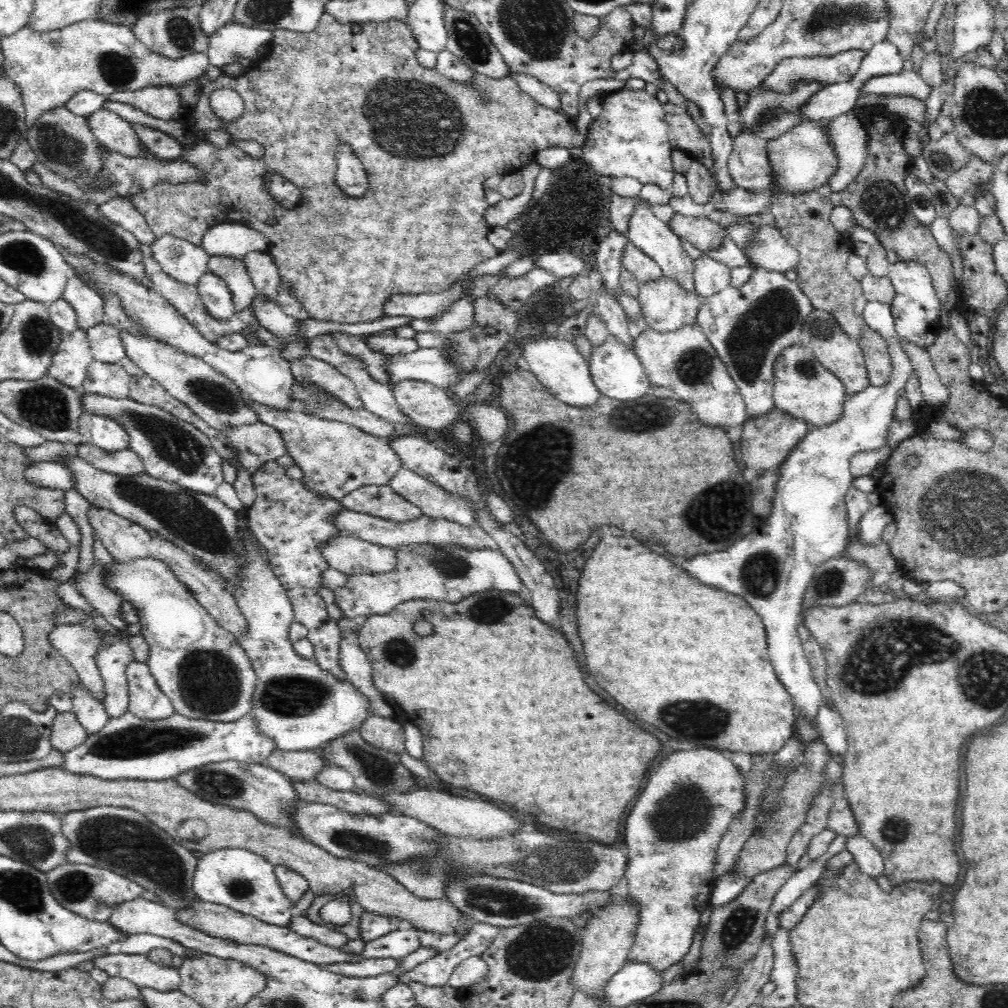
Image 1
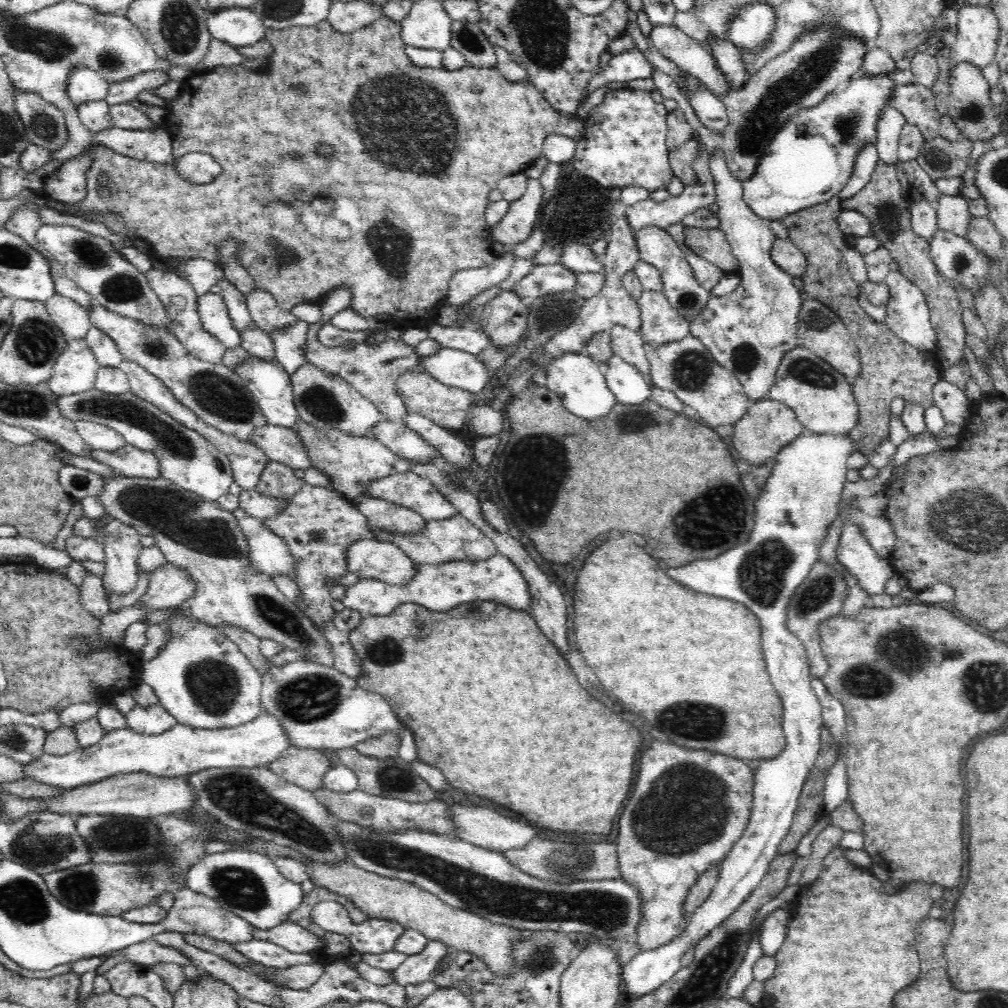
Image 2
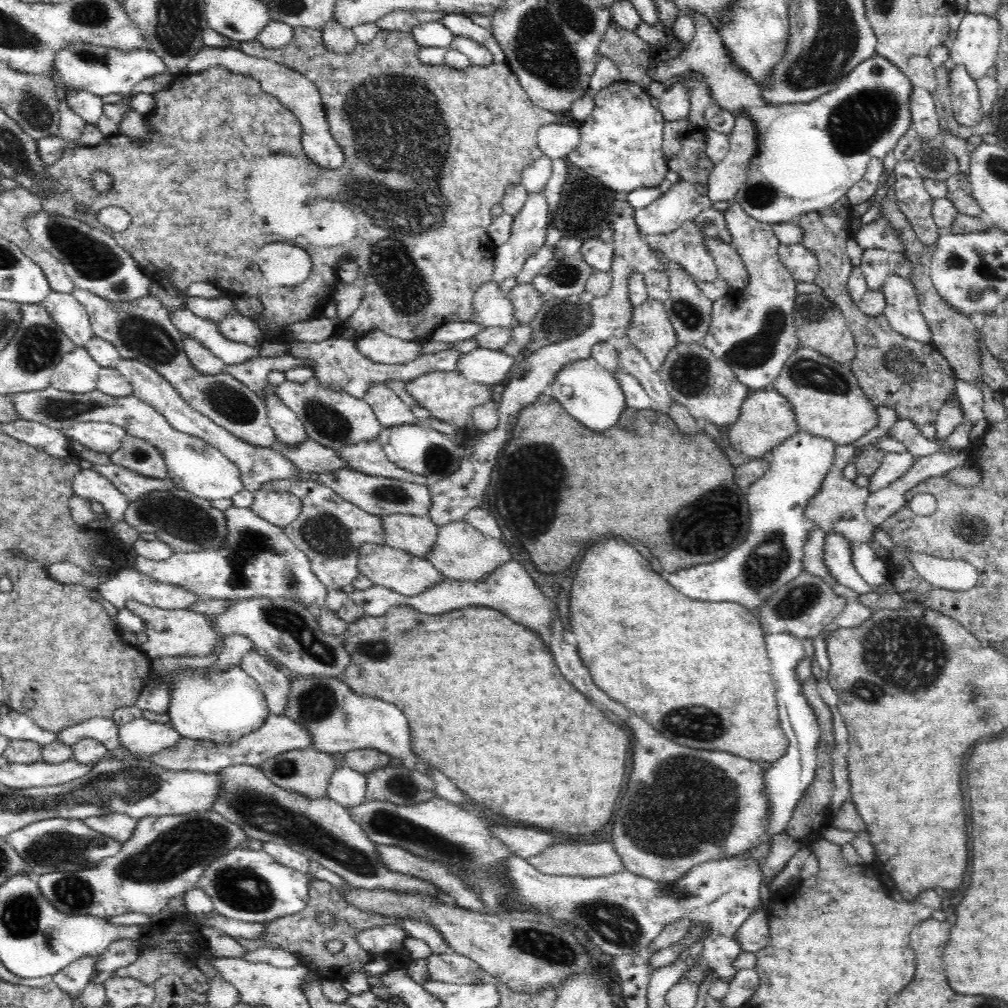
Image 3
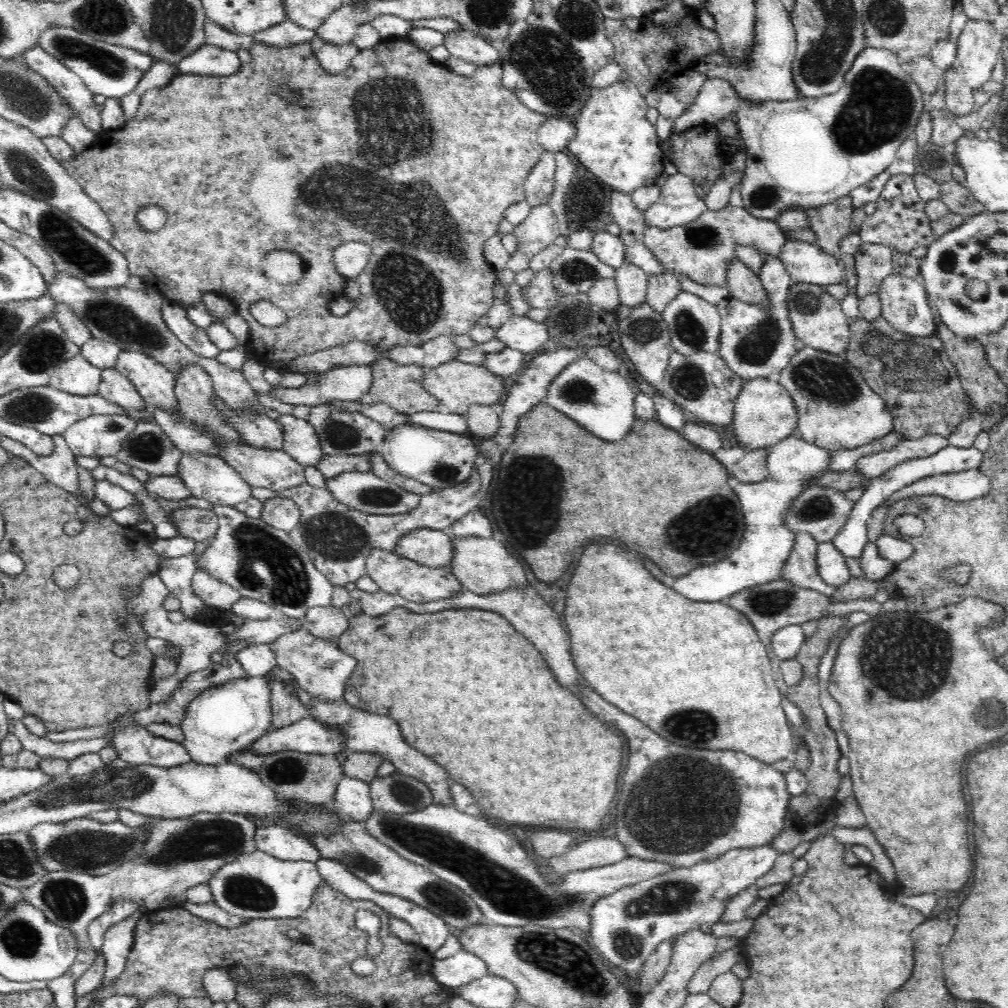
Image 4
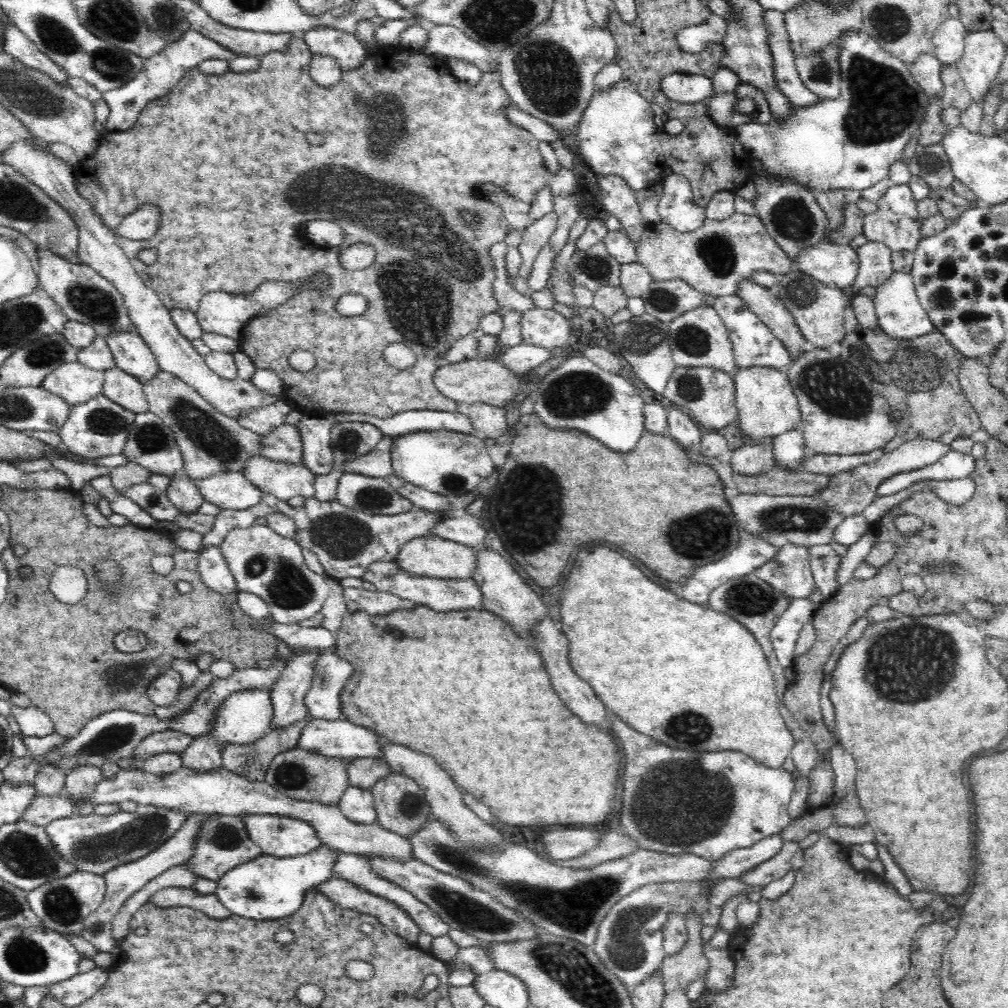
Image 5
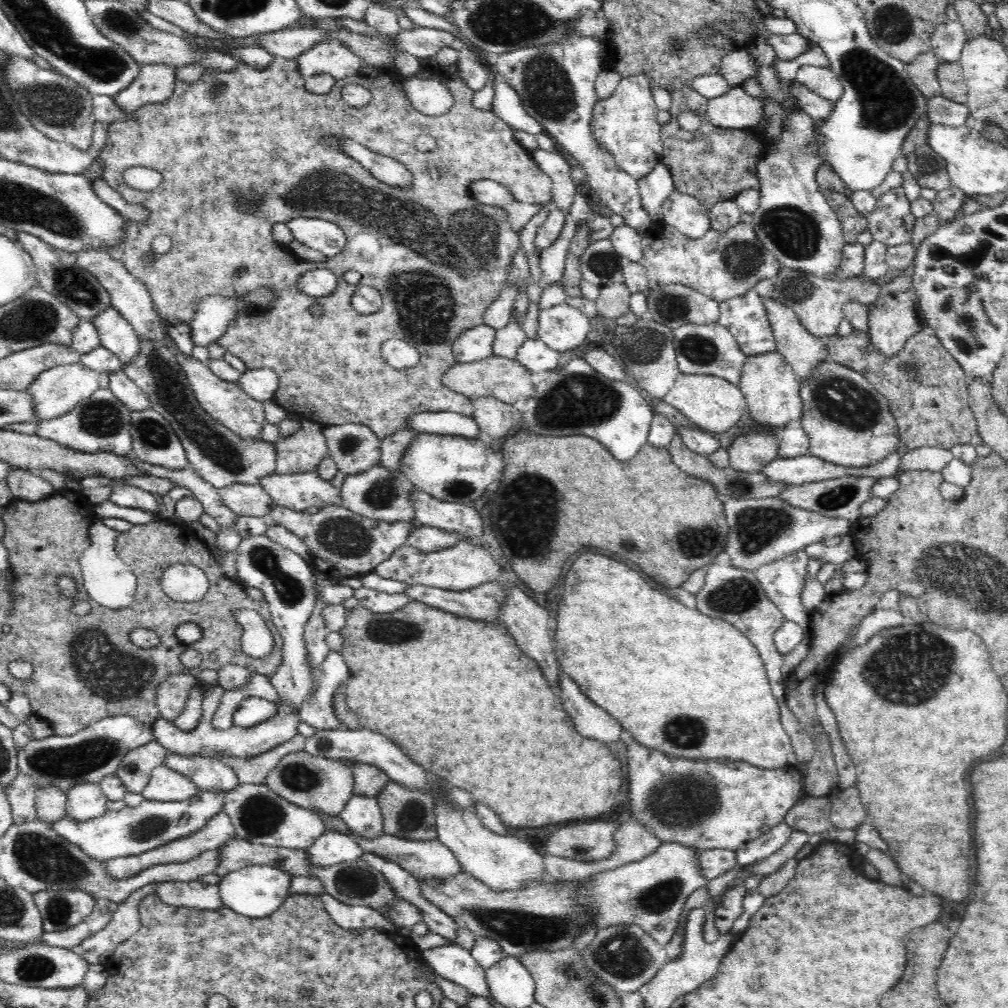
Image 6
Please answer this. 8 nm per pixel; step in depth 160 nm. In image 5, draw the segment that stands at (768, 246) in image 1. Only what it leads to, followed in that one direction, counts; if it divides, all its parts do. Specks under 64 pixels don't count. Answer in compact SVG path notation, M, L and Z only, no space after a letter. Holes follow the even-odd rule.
M826 240L804 248L802 254L792 262L798 272L804 272L823 284L840 289L855 284L860 267L858 253L852 245Z

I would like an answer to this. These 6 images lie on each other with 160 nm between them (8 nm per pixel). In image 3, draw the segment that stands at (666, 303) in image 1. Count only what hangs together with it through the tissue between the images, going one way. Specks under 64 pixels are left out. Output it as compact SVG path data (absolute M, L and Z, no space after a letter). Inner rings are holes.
M650 299L633 309L626 336L658 372L668 353L678 344L678 335L672 327L664 303Z

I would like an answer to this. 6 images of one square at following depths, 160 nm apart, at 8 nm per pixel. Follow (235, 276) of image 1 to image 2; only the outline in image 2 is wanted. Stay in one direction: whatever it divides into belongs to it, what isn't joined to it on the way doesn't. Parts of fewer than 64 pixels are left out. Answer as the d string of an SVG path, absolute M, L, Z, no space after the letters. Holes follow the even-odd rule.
M226 278L214 285L212 292L220 292L226 302L234 329L242 335L253 324L244 294L236 289L236 286L232 285Z

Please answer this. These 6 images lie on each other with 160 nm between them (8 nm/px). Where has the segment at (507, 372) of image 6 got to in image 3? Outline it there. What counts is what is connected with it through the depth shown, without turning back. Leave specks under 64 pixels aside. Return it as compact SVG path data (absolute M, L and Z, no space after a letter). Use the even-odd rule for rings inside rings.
M454 369L453 371L432 371L418 376L406 384L408 393L418 402L429 415L434 415L442 421L446 421L454 426L465 426L472 410L476 406L481 406L484 402L492 400L491 388L482 383L466 380L466 377Z

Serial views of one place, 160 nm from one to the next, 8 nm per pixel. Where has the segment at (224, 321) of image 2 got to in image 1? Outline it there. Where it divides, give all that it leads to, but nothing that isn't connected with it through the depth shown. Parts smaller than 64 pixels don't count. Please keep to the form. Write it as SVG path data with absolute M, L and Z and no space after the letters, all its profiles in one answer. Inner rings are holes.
M208 272L196 285L206 311L216 320L230 320L234 316L234 298L224 279Z

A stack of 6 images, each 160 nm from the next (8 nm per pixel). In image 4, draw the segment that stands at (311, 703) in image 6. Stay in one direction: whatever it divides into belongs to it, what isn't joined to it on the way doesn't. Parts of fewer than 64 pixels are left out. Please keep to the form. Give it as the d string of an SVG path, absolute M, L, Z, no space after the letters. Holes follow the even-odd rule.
M301 624L297 631L278 636L270 643L270 647L276 653L277 665L288 670L311 698L320 702L338 702L340 698L343 698L348 679L356 668L357 660L340 650L336 642L310 634Z

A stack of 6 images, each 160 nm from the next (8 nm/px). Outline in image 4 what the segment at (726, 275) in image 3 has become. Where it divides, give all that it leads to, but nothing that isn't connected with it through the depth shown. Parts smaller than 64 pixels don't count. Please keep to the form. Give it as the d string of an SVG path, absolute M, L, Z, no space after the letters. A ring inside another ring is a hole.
M738 258L729 263L727 288L731 297L748 305L758 305L764 309L771 306L764 285L750 268L746 267Z

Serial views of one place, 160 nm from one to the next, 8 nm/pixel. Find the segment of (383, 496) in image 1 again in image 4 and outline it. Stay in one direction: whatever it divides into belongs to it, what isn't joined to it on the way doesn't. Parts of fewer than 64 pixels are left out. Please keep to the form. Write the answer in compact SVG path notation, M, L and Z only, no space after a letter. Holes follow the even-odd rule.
M418 528L404 534L394 552L422 566L449 568L454 558L453 537L443 530Z

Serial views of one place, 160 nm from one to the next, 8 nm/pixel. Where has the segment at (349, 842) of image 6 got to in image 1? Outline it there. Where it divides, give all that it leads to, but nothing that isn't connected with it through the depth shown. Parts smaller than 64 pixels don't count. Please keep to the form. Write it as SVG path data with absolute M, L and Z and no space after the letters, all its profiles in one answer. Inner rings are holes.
M240 847L218 849L199 858L192 887L198 899L227 906L266 924L288 926L294 903L284 893L274 868L263 856L250 850Z

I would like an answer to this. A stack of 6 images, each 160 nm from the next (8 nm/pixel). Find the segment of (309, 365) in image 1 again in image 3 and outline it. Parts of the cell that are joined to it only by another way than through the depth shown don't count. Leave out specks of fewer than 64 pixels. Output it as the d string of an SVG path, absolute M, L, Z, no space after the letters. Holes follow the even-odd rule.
M315 376L306 382L292 382L285 379L273 390L275 390L276 397L298 415L312 441L335 451L344 448L344 445L376 440L384 428L365 399L352 397L348 392L324 388L319 385Z

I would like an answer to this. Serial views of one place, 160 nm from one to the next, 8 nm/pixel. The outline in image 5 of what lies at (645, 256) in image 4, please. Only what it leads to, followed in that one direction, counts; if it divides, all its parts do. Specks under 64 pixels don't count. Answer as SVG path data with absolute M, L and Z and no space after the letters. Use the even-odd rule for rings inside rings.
M599 174L596 177L605 209L620 220L628 238L637 244L648 222L641 213L635 192L618 175Z

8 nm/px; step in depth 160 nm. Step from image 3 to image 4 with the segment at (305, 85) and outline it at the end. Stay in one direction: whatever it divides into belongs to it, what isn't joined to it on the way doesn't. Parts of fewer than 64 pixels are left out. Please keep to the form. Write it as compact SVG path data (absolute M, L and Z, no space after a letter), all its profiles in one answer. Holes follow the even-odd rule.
M205 45L195 58L182 66L201 75L230 76L240 70L242 63L236 52Z

